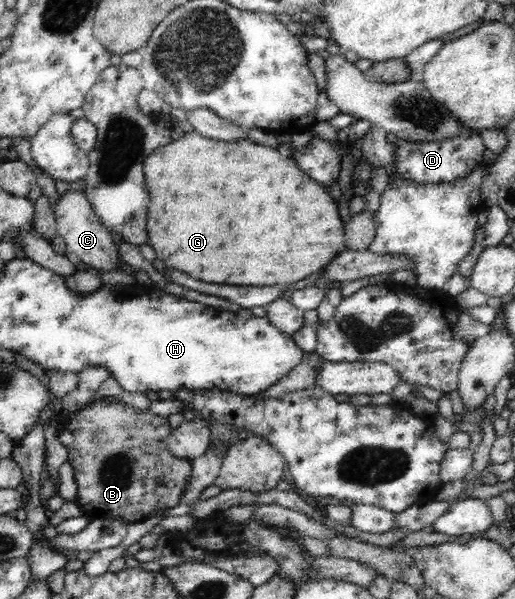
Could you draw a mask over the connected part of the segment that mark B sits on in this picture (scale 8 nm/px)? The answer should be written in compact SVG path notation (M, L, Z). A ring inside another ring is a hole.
M98 398L90 404L86 404L80 409L80 411L73 412L70 415L67 428L74 436L73 442L67 447L68 455L67 461L73 467L74 479L77 485L77 493L75 497L75 503L83 510L85 515L88 515L92 519L116 519L122 522L139 522L145 518L155 515L158 509L164 510L167 507L174 508L181 503L184 490L187 489L187 483L191 481L191 462L187 459L180 459L170 453L167 445L167 439L170 437L172 427L169 424L169 420L160 415L154 415L149 409L140 410L132 406L127 406L118 399L106 399Z

